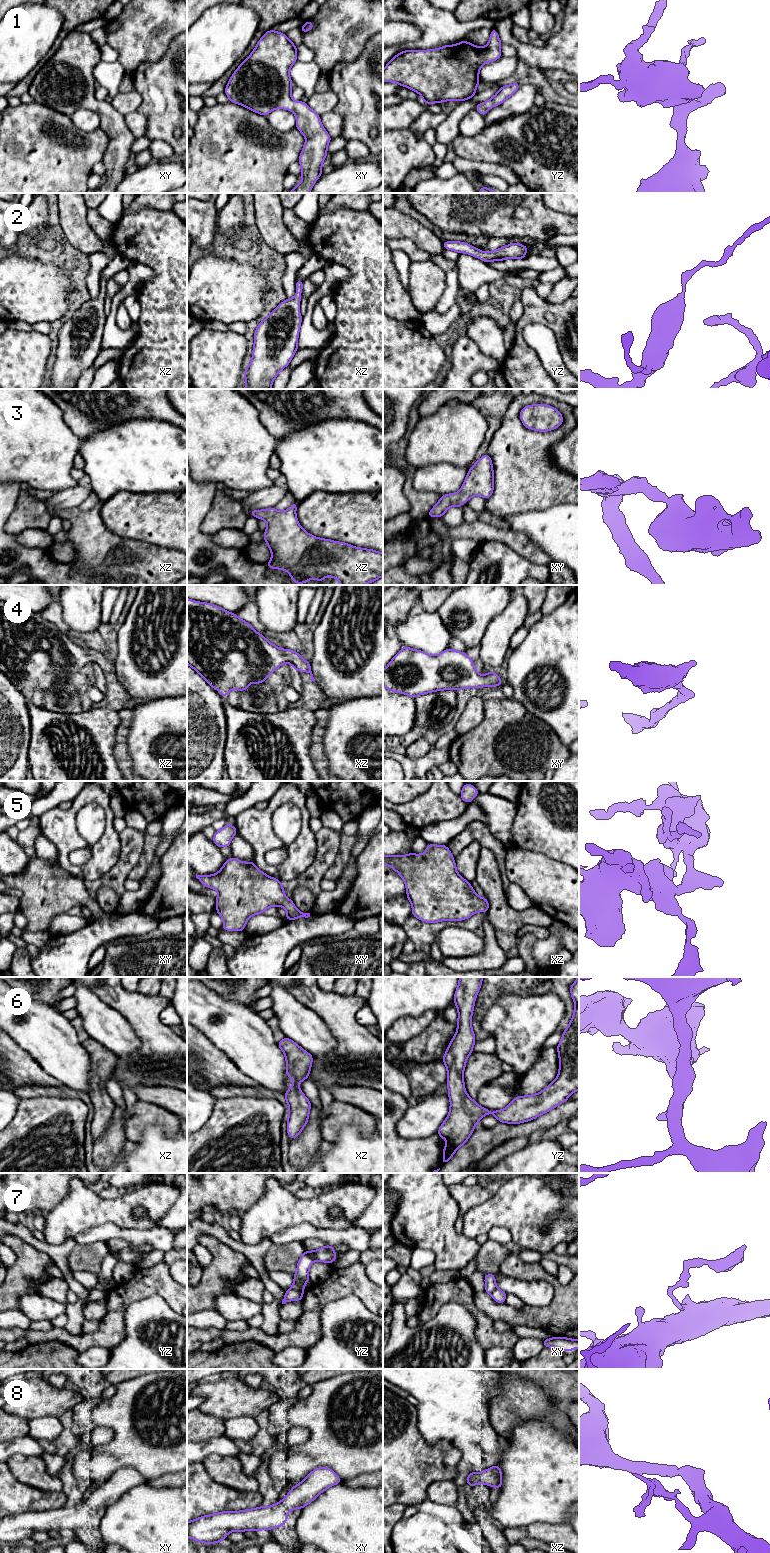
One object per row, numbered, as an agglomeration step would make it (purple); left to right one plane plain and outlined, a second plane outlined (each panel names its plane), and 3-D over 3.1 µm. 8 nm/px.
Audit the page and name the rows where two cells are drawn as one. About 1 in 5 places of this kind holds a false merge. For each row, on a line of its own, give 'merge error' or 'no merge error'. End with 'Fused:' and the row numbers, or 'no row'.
1: no merge error
2: no merge error
3: no merge error
4: no merge error
5: no merge error
6: no merge error
7: merge error
8: no merge error
Fused: 7

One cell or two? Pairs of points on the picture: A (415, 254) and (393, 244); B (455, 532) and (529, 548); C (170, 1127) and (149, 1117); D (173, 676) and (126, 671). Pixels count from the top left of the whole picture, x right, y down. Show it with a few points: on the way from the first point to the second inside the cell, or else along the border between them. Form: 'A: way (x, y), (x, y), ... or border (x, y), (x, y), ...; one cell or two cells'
A: way (410, 249), (405, 244), (398, 244); one cell
B: way (473, 532), (488, 532), (511, 538); one cell
C: way (165, 1122), (160, 1117), (154, 1117); one cell
D: way (161, 676), (157, 679), (147, 679), (138, 673); one cell

